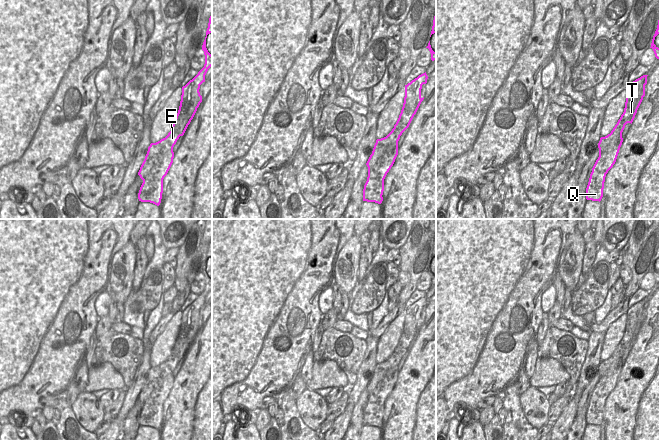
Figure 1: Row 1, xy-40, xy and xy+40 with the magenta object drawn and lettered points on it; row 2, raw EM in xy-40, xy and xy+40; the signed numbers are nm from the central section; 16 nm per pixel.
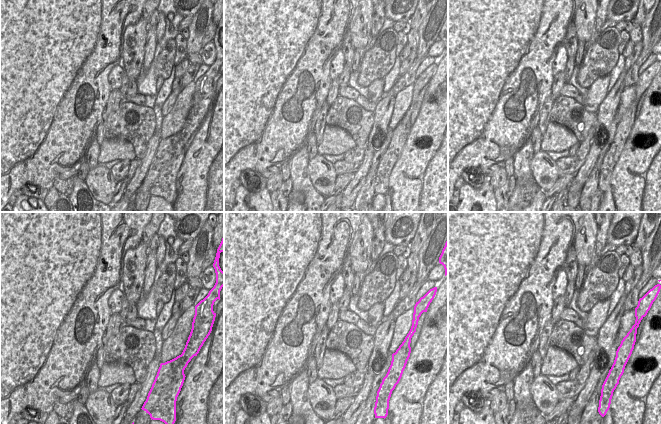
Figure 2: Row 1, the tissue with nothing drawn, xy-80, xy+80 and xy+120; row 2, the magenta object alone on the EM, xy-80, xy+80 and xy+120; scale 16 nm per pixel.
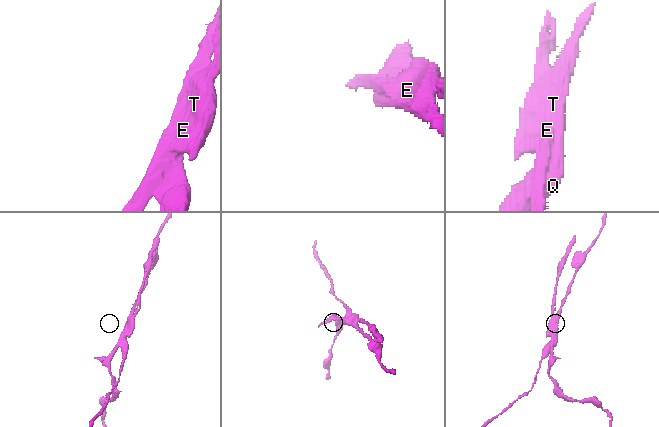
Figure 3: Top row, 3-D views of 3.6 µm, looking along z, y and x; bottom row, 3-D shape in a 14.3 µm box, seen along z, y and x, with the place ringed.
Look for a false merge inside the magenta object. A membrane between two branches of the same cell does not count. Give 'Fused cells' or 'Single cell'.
Fused cells

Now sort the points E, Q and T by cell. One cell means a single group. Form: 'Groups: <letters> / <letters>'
Groups: E T / Q

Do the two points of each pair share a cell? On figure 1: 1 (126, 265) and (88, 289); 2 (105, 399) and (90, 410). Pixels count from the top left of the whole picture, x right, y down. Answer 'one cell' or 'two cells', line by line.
1: two cells
2: two cells

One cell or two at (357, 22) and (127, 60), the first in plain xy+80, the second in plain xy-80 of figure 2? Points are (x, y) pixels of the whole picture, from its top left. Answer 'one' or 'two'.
one

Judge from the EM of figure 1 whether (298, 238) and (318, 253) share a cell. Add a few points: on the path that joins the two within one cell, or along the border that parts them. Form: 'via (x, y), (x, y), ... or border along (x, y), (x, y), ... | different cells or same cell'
via (303, 243), (313, 249) | same cell

